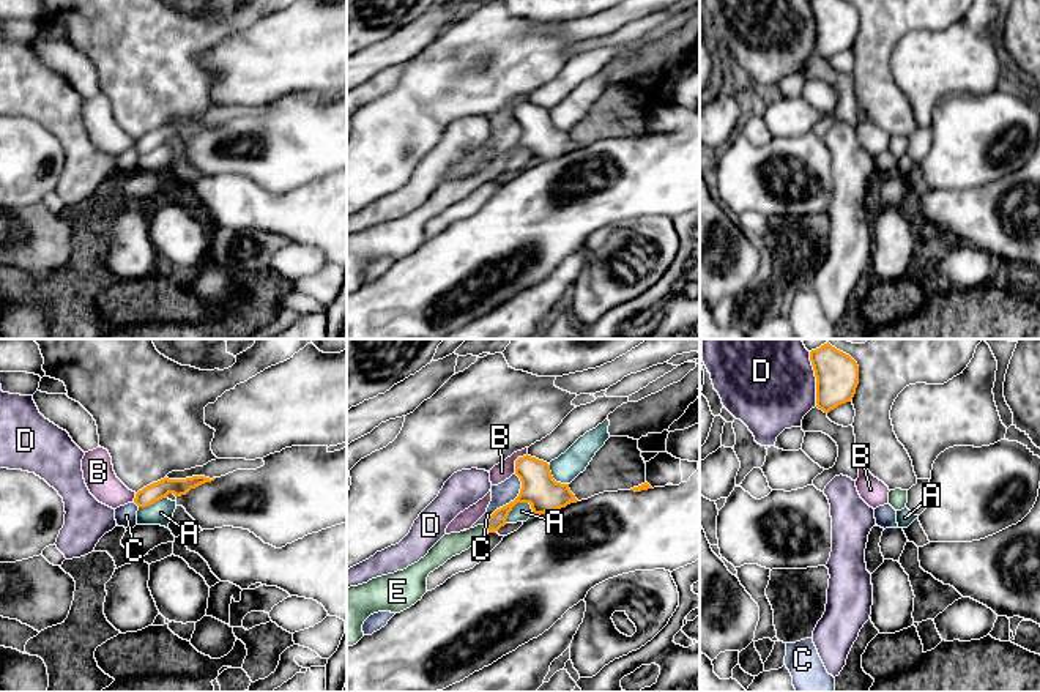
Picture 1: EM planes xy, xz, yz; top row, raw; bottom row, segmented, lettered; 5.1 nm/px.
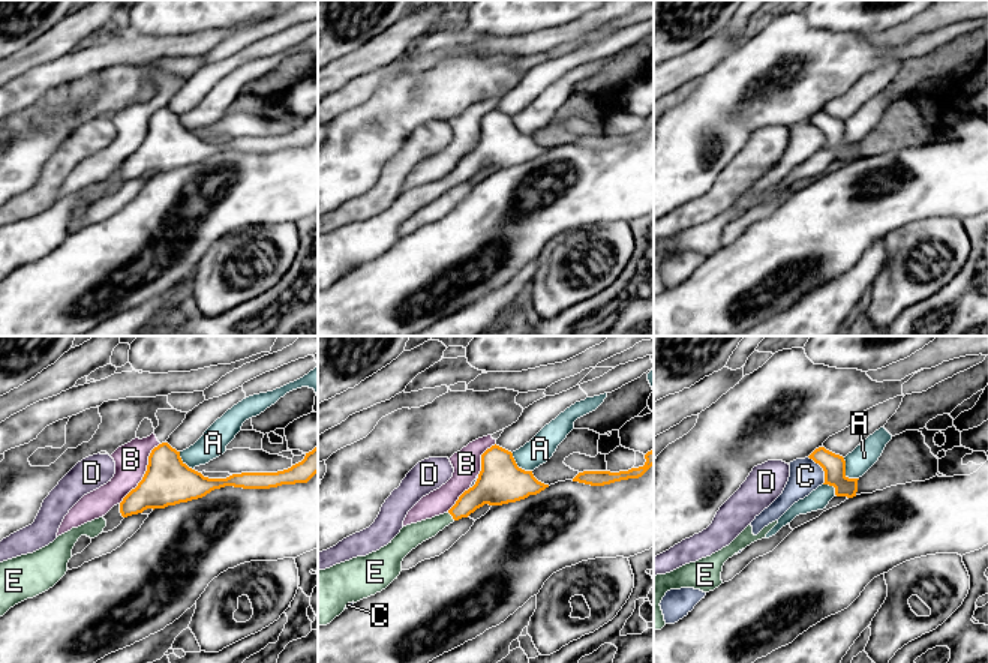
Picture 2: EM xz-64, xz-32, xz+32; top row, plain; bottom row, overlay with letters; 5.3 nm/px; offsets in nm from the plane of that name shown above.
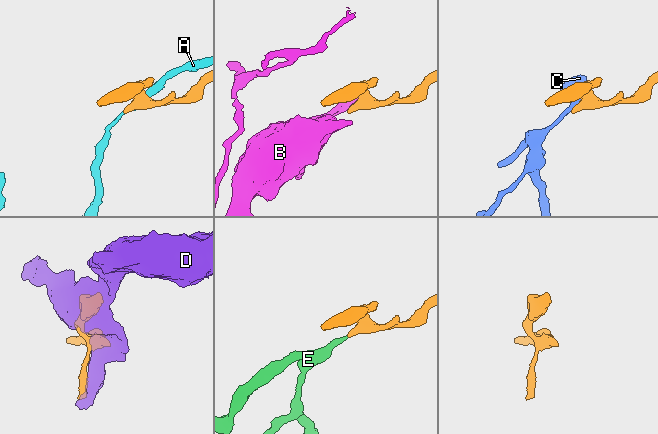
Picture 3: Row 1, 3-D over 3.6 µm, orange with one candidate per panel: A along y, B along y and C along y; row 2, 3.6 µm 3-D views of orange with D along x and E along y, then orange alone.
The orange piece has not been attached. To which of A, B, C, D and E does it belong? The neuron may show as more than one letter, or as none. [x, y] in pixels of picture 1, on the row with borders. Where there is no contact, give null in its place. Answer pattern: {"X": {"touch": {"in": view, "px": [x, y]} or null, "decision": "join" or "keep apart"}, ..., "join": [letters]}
{"A": {"touch": {"in": "xz", "px": [514, 505]}, "decision": "keep apart"}, "B": {"touch": {"in": "xz", "px": [516, 462]}, "decision": "keep apart"}, "C": {"touch": {"in": "xz", "px": [511, 502]}, "decision": "keep apart"}, "D": {"touch": {"in": "yz", "px": [817, 379]}, "decision": "keep apart"}, "E": {"touch": {"in": "xz", "px": [487, 528]}, "decision": "join"}, "join": ["E"]}

